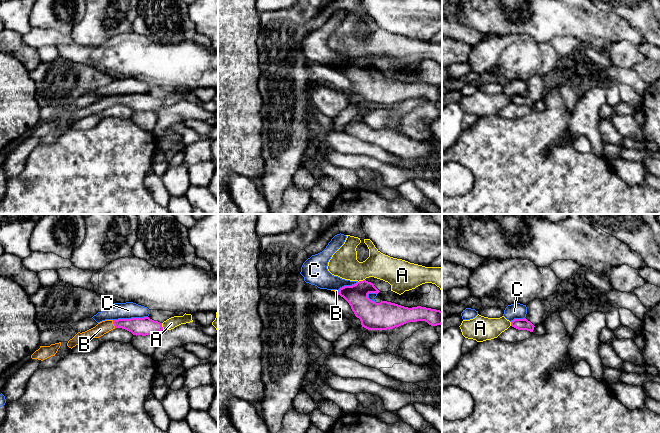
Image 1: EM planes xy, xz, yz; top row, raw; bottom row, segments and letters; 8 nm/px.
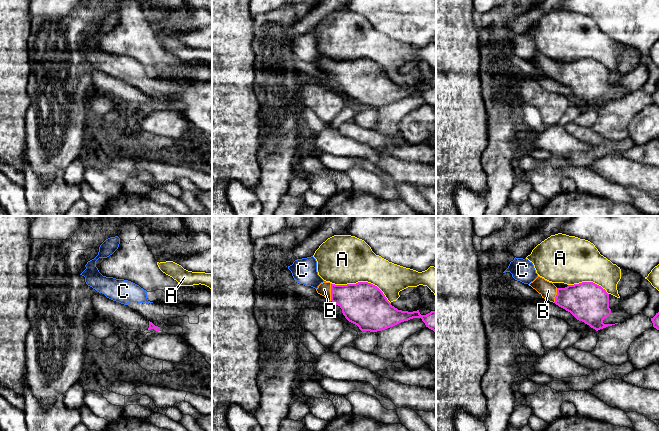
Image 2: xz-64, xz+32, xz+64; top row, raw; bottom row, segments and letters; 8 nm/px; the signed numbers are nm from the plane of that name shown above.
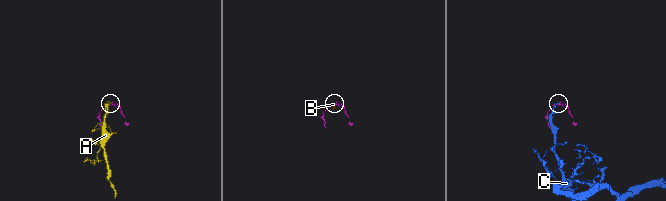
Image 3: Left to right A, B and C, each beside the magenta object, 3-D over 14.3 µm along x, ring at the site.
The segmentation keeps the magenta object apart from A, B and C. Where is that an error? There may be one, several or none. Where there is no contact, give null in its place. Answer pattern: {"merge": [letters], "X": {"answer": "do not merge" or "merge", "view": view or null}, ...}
{"merge": ["B"], "A": {"answer": "do not merge", "view": "xy"}, "B": {"answer": "merge", "view": "xy"}, "C": {"answer": "do not merge", "view": "xy"}}

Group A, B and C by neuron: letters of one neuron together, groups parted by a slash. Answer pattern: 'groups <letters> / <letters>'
groups A / B / C

